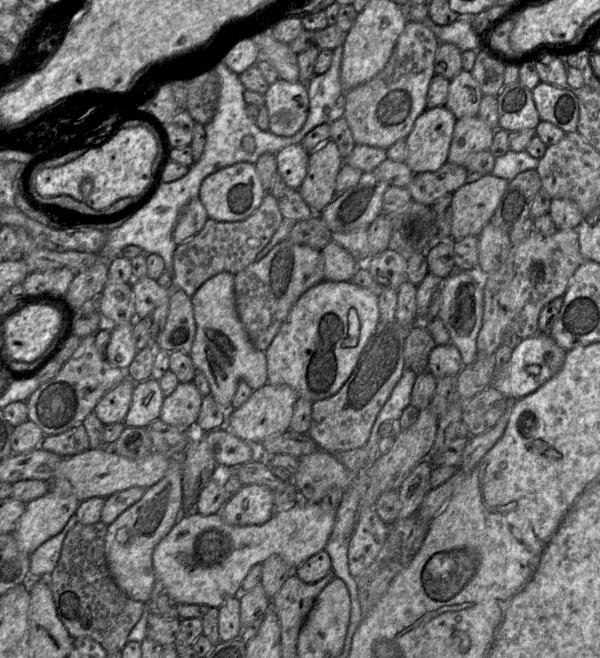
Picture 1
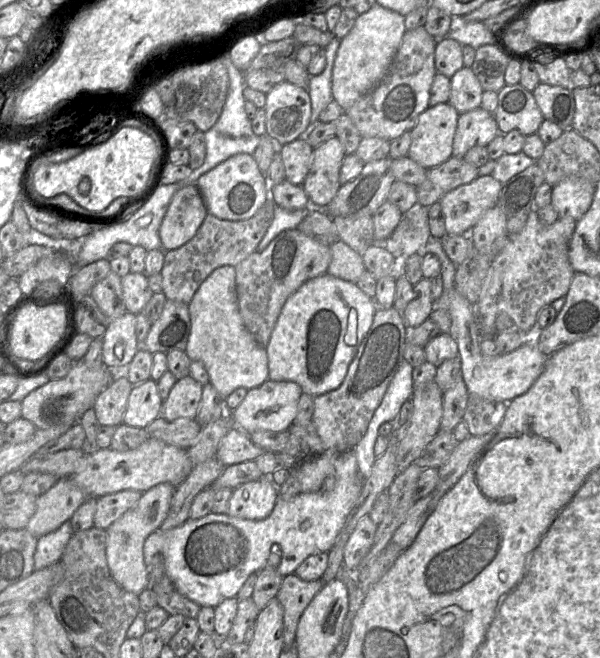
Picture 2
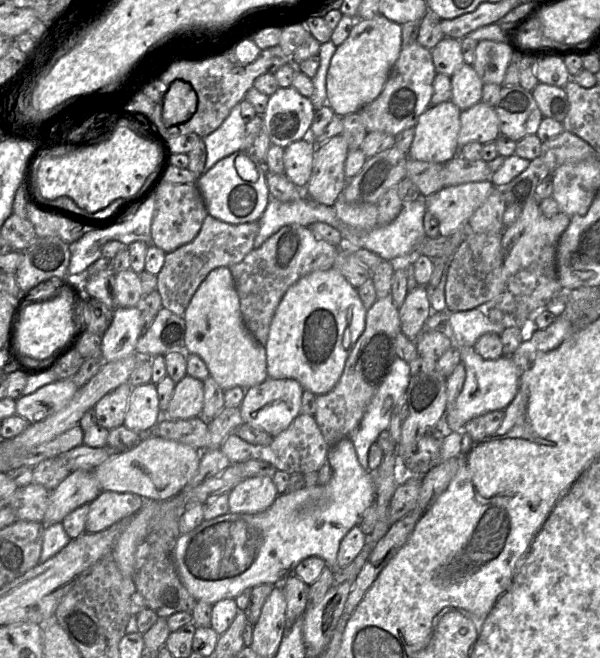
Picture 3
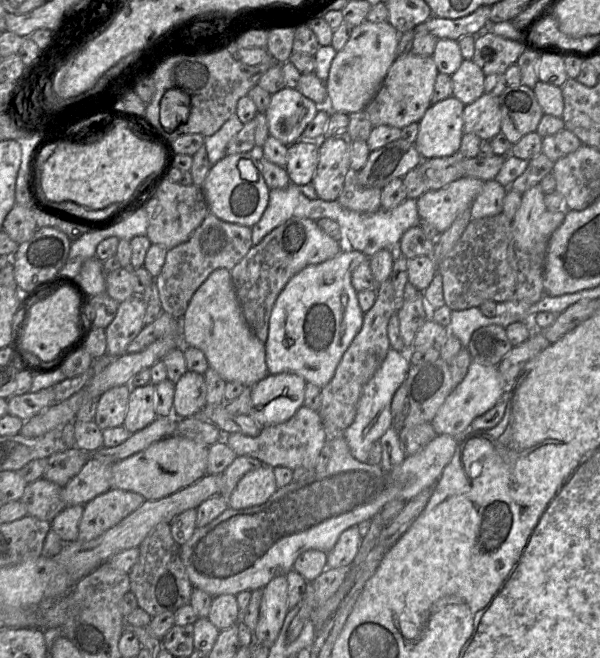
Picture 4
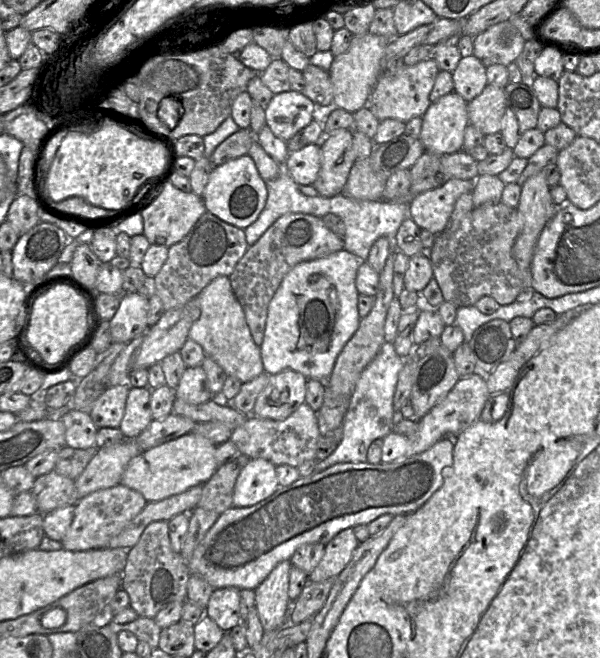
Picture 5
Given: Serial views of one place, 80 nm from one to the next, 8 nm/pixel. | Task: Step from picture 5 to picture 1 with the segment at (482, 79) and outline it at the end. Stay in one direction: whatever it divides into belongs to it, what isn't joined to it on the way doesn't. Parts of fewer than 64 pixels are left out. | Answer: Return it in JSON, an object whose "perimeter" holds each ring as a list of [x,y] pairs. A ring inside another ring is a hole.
{"perimeter":[[[461,70],[449,82],[445,106],[458,119],[478,116],[483,93],[470,71]]]}

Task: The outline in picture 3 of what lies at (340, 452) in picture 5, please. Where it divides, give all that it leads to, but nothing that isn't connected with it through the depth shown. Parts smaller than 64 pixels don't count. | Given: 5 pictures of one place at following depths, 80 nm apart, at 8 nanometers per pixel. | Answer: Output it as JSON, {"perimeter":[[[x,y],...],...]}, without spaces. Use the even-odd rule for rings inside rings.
{"perimeter":[[[397,357],[371,399],[358,428],[350,435],[361,466],[370,471],[368,453],[379,434],[388,429],[398,402],[406,397],[410,381],[409,364]]]}

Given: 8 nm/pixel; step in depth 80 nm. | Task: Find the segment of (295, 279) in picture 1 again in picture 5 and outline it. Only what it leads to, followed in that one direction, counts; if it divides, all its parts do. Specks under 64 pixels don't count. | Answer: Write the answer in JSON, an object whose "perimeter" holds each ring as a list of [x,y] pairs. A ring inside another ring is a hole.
{"perimeter":[[[304,213],[282,215],[254,245],[248,247],[229,279],[258,346],[263,342],[269,302],[287,272],[302,261],[317,259],[343,248],[343,238],[327,228],[322,218]]]}

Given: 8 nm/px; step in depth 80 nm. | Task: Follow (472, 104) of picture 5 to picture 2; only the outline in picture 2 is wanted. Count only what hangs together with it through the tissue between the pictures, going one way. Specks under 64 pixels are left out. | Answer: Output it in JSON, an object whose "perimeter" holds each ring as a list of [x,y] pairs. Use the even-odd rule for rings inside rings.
{"perimeter":[[[482,107],[459,115],[453,157],[463,158],[474,146],[487,146],[500,133],[494,114]]]}

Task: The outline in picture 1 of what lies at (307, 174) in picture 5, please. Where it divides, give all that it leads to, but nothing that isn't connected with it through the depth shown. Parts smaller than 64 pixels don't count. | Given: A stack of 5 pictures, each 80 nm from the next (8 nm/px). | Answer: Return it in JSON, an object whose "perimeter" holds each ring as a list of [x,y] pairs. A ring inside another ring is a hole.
{"perimeter":[[[293,144],[275,155],[278,173],[288,187],[298,190],[307,174],[310,153],[301,144]]]}

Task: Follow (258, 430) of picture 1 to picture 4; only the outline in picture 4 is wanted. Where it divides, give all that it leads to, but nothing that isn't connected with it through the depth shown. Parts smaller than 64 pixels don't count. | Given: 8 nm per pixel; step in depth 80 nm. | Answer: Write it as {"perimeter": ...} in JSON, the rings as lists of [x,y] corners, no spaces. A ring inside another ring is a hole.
{"perimeter":[[[295,373],[268,374],[252,387],[249,415],[260,426],[286,422],[304,405],[306,384]]]}

